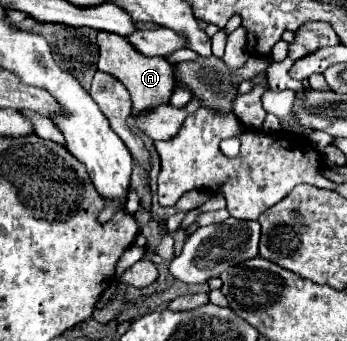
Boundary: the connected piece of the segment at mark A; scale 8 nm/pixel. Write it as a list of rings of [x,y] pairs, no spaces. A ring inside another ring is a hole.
[[[102,30],[98,32],[98,48],[100,48],[98,70],[112,74],[114,78],[122,80],[122,84],[128,88],[132,96],[132,106],[134,106],[132,116],[168,102],[172,84],[174,84],[174,72],[172,72],[172,64],[166,58],[142,56],[126,38],[116,36],[112,32],[102,32]]]

